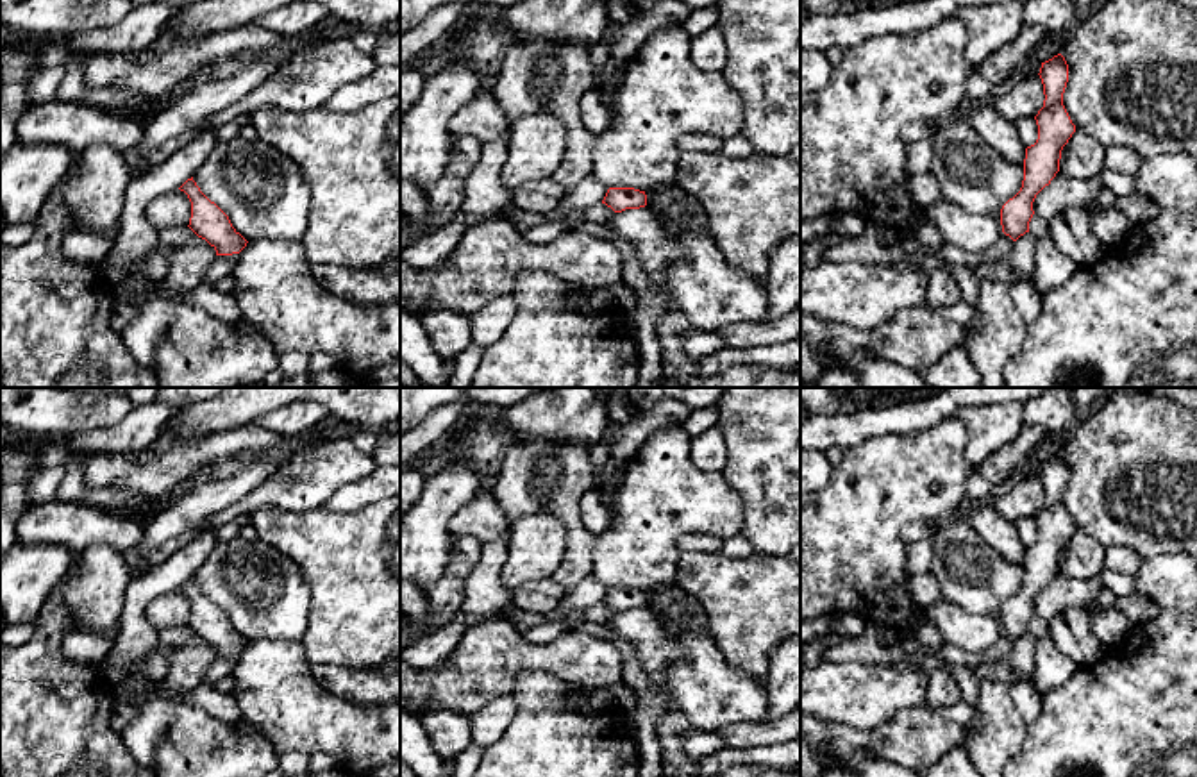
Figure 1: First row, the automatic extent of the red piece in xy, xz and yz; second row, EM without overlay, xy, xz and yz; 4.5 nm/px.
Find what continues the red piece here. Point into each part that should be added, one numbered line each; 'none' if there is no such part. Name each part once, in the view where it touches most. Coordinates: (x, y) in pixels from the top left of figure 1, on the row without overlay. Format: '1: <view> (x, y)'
none

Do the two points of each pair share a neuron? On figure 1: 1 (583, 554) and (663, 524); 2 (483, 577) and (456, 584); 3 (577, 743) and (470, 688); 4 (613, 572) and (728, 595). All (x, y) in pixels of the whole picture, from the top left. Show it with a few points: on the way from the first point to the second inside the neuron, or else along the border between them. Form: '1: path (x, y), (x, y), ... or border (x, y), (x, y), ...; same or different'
1: border (597, 536), (592, 572); different
2: border (485, 543), (468, 576), (460, 609); different
3: border (551, 674), (522, 672), (511, 693); different
4: border (681, 552), (672, 583); different

